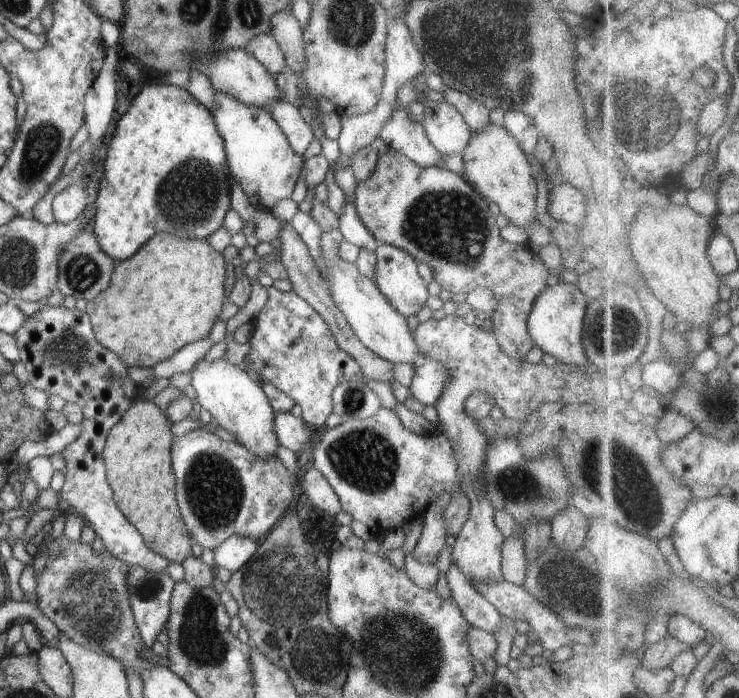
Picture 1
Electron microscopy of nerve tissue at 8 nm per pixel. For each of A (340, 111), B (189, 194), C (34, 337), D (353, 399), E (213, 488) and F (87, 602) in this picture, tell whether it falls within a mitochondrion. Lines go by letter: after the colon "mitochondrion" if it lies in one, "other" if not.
A: other
B: mitochondrion
C: other
D: mitochondrion
E: mitochondrion
F: mitochondrion

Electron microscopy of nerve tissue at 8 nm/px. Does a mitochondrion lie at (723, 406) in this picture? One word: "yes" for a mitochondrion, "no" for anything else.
yes

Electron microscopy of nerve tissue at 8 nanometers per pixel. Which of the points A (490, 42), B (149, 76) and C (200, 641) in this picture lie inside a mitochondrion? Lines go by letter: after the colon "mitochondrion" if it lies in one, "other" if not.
A: mitochondrion
B: mitochondrion
C: mitochondrion

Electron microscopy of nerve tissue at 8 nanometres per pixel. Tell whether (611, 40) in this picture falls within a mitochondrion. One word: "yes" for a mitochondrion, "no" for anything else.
no

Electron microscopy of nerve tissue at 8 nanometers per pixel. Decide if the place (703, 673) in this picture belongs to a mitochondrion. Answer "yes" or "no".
no

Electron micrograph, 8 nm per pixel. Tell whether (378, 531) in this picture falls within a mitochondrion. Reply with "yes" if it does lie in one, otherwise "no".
no

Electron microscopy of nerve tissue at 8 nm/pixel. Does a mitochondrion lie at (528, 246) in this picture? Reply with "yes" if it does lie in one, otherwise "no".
no

